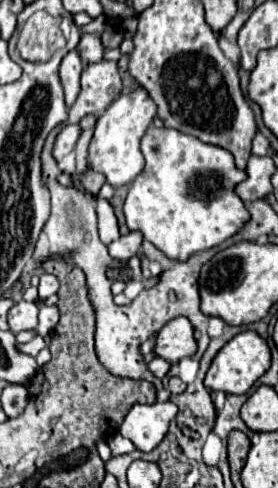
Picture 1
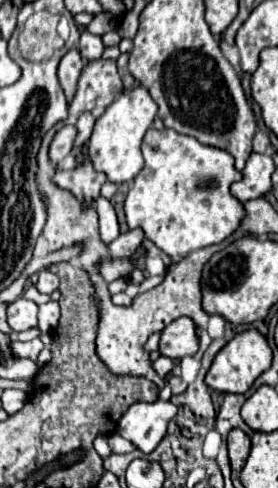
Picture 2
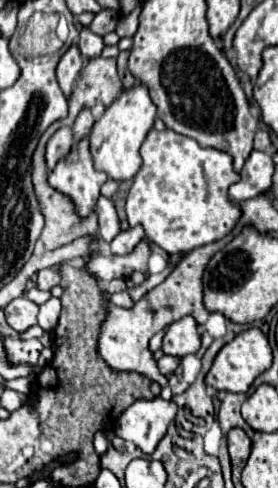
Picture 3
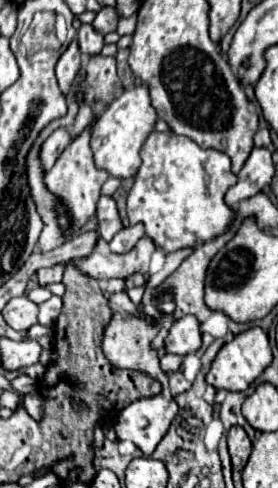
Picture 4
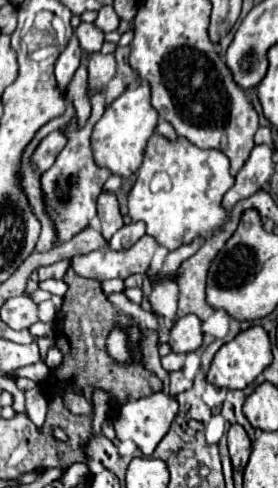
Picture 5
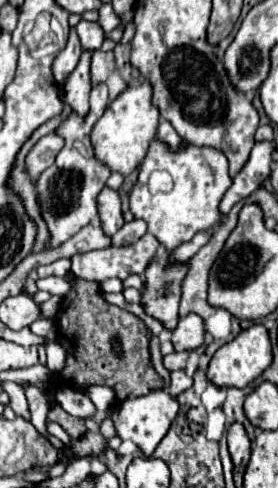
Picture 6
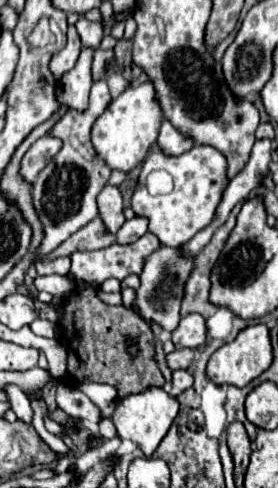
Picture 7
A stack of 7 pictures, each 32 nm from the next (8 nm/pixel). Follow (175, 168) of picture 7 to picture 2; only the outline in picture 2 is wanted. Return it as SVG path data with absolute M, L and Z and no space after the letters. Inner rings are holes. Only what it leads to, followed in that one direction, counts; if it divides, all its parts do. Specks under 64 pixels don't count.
M150 128L142 142L142 156L144 168L134 178L124 202L126 220L130 228L140 226L146 238L172 260L222 242L246 216L242 204L230 194L230 184L238 182L242 174L234 168L234 158L228 152L204 146L170 128Z

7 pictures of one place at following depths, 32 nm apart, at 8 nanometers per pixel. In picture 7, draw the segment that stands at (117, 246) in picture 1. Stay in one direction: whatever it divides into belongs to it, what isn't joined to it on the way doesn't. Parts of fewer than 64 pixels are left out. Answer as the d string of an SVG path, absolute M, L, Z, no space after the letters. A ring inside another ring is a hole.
M134 216L122 224L122 228L116 234L116 240L118 244L130 244L136 242L146 232L148 232L148 220L144 220L144 216Z

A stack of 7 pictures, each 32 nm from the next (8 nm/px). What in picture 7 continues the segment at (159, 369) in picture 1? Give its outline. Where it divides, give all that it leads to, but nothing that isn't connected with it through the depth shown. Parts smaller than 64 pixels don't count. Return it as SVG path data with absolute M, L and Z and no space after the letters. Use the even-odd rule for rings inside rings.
M182 348L182 350L174 350L166 356L168 366L172 370L180 370L180 368L190 368L192 360L194 360L194 350L192 348Z

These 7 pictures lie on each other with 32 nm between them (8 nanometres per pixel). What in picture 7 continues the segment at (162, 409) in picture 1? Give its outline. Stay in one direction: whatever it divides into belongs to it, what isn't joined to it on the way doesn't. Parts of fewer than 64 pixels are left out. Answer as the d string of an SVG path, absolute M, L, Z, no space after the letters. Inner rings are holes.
M152 386L152 388L148 388L148 392L138 392L138 394L118 400L112 420L114 420L114 426L122 440L128 438L128 440L136 442L146 456L152 456L154 450L158 448L158 444L162 442L162 438L166 436L170 424L174 422L178 408L180 408L180 404L176 398L172 398L164 388Z

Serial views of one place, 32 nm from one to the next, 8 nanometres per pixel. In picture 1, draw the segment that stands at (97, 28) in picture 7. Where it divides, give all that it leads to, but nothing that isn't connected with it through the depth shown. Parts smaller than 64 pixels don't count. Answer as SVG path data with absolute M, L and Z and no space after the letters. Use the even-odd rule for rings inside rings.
M82 34L80 44L78 44L78 54L84 64L100 62L102 54L104 54L104 46L100 42L100 36L98 34Z

